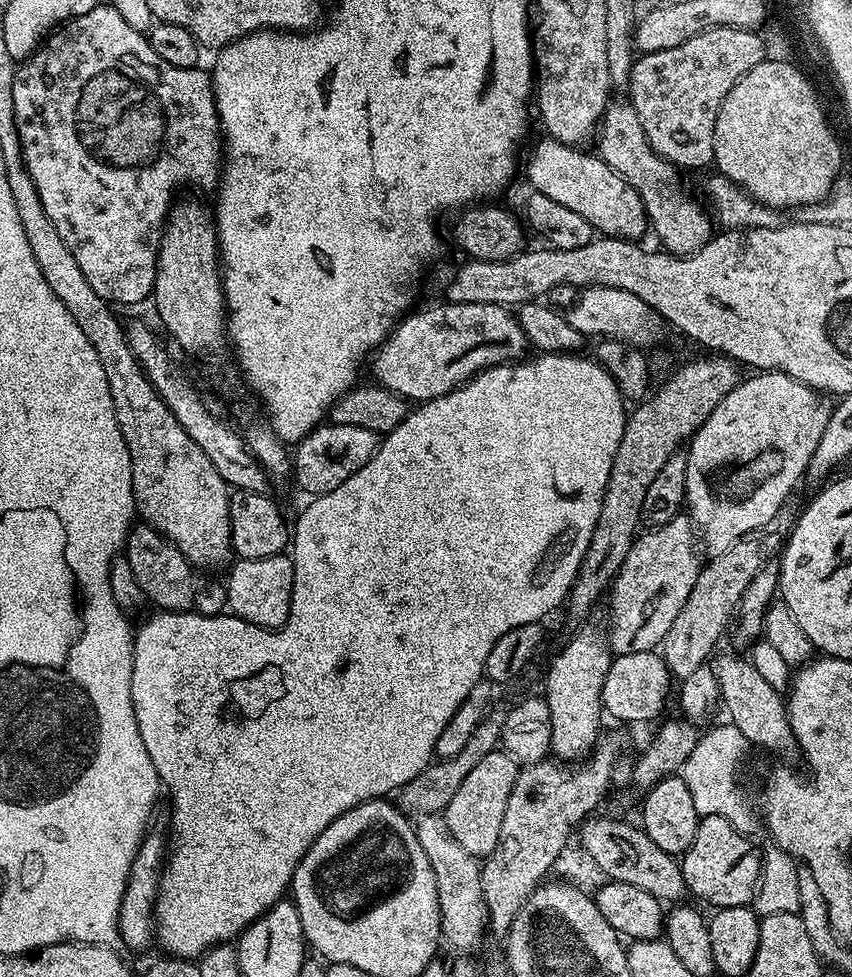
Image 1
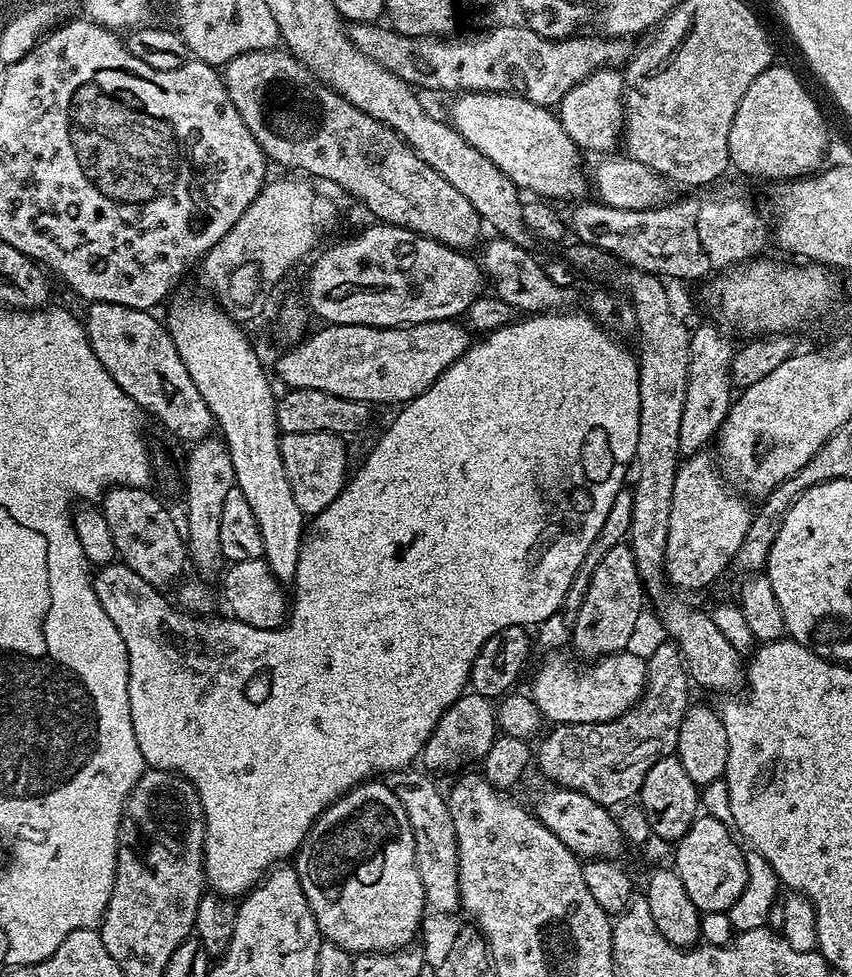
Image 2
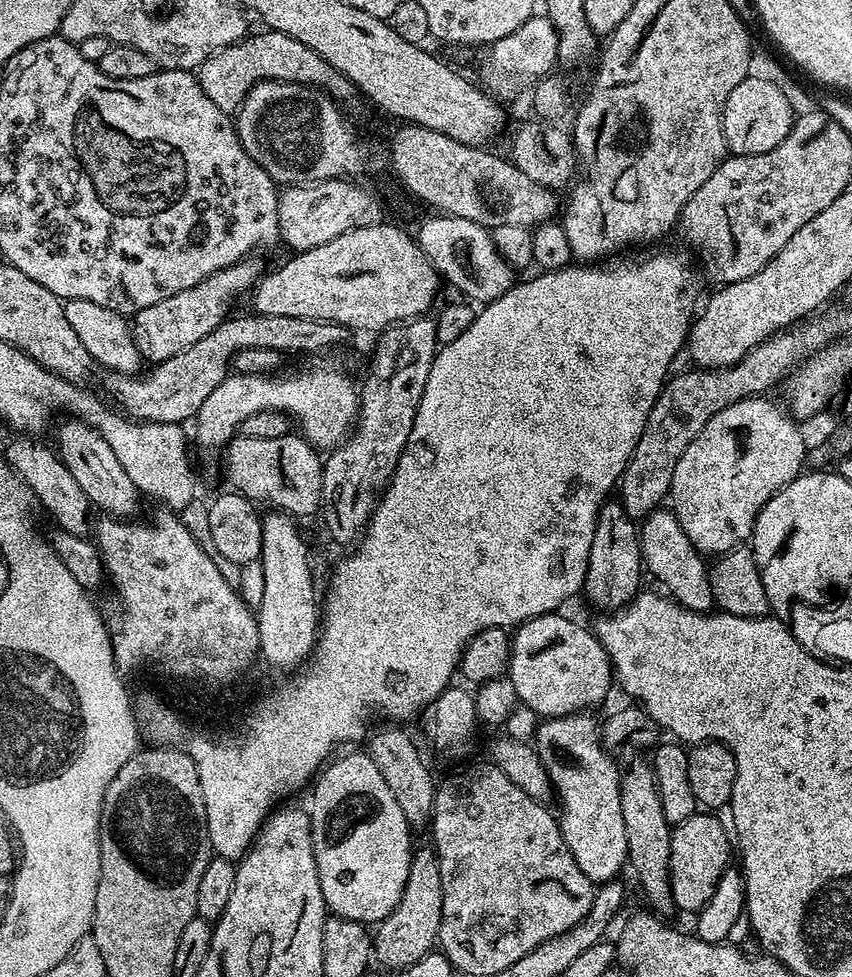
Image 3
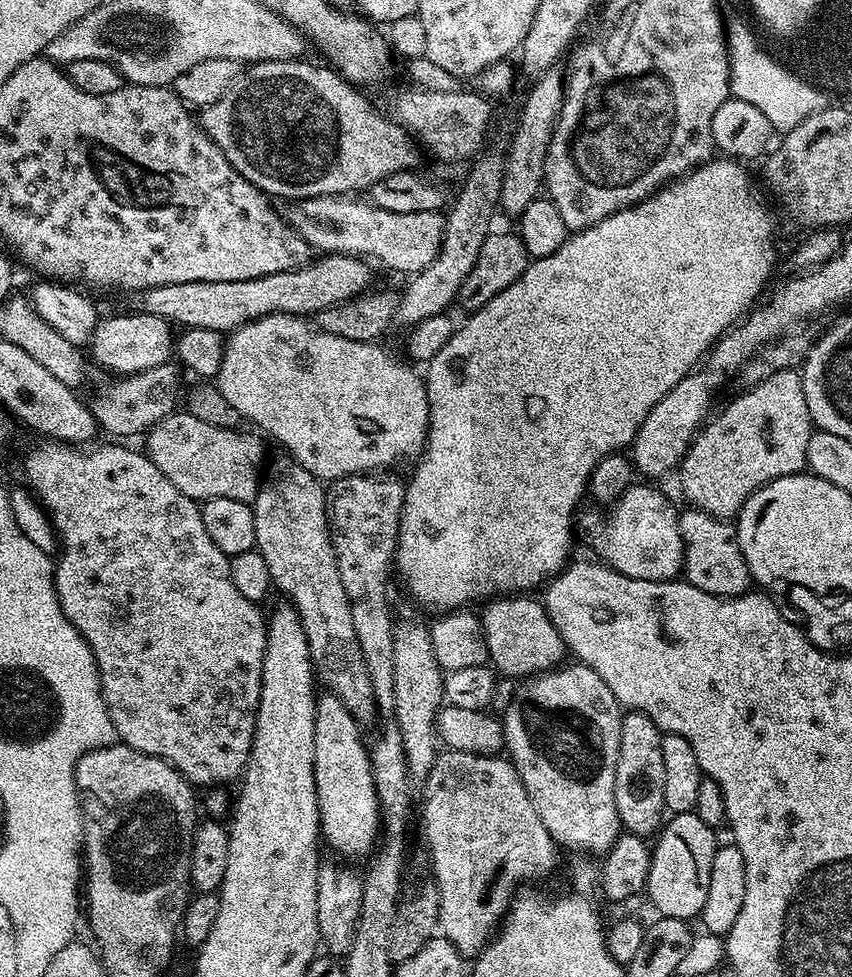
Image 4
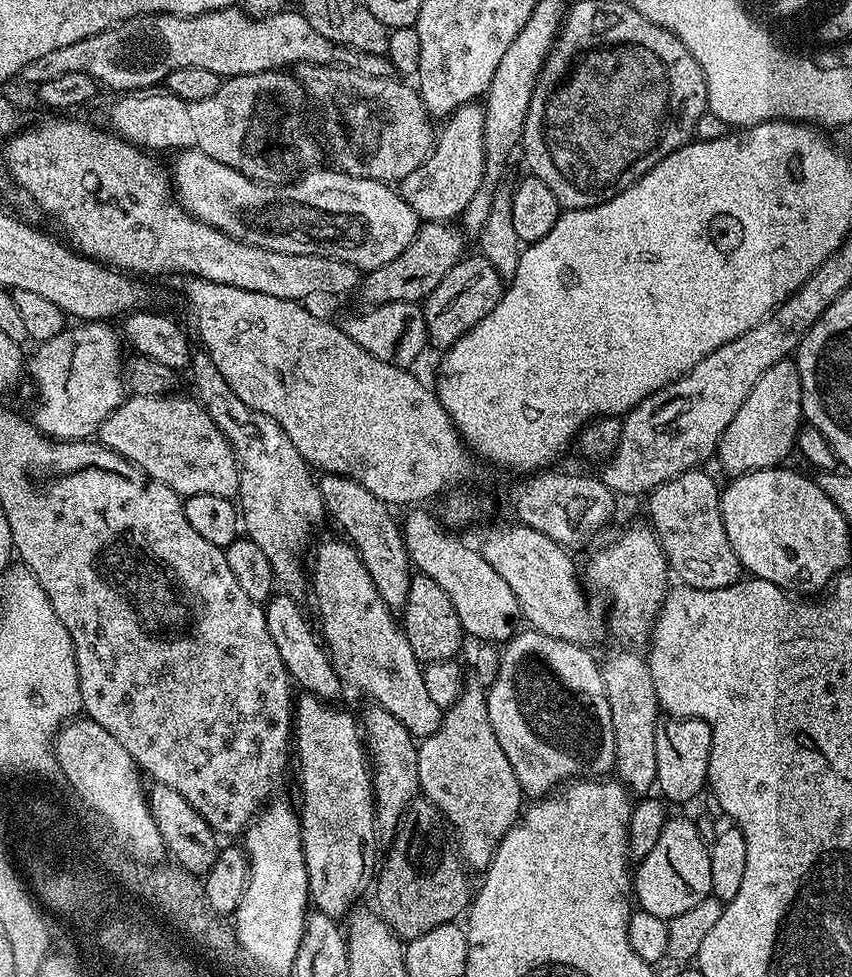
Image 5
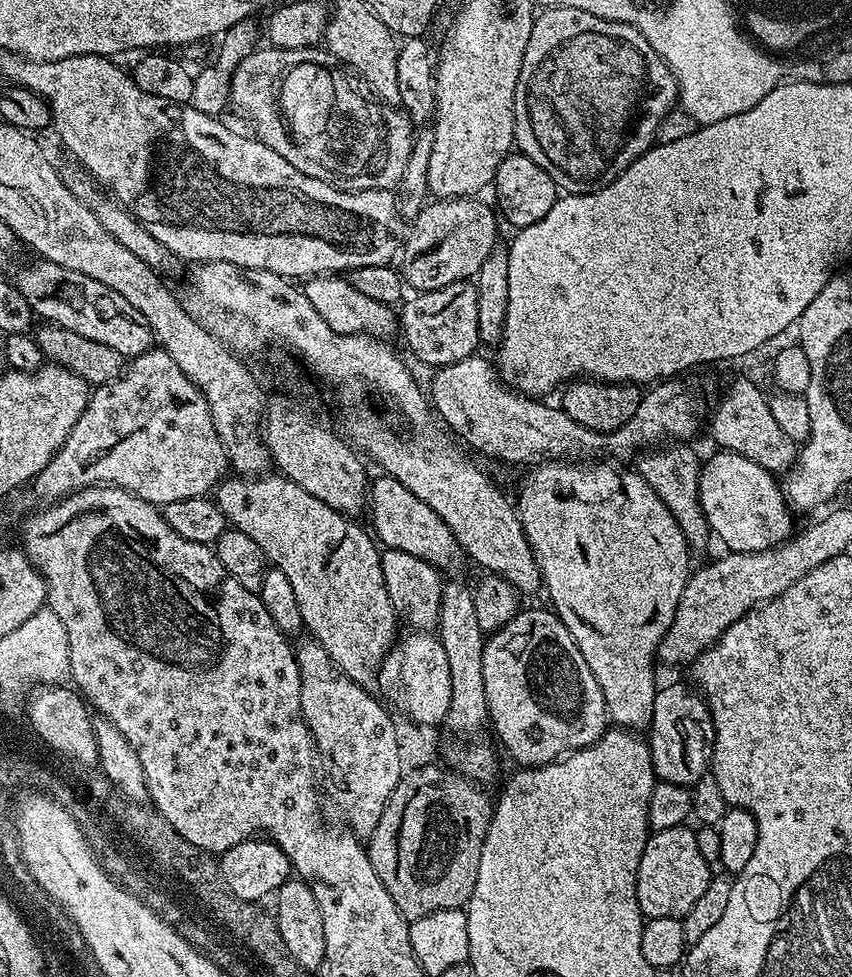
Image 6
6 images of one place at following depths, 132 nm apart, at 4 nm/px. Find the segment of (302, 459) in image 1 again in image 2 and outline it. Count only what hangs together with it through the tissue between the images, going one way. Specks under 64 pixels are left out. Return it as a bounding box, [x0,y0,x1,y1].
[280,432,350,517]

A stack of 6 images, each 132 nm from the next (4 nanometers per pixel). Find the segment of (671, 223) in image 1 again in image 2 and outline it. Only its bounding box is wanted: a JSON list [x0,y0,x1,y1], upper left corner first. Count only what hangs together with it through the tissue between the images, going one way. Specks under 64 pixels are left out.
[558,68,625,154]

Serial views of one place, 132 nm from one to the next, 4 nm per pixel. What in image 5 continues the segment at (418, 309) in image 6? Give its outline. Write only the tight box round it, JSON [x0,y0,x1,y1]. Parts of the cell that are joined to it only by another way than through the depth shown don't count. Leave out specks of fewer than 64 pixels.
[422,254,504,350]

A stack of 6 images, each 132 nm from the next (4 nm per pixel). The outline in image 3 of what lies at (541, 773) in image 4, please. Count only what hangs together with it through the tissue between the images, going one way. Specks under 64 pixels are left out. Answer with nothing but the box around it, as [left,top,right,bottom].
[534,711,628,886]

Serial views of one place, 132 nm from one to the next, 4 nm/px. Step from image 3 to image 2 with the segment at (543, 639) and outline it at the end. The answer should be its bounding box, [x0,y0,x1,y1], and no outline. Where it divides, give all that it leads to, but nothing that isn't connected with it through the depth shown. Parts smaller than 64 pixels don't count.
[530,650,648,725]

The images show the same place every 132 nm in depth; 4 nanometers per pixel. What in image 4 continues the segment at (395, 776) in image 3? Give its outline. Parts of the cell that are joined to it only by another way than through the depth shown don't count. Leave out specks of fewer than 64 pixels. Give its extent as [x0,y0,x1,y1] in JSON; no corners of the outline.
[251,462,378,726]

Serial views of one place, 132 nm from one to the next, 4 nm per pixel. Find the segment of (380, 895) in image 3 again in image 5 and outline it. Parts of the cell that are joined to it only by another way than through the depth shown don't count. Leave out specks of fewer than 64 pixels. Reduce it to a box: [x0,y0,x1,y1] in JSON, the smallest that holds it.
[263,595,342,701]

